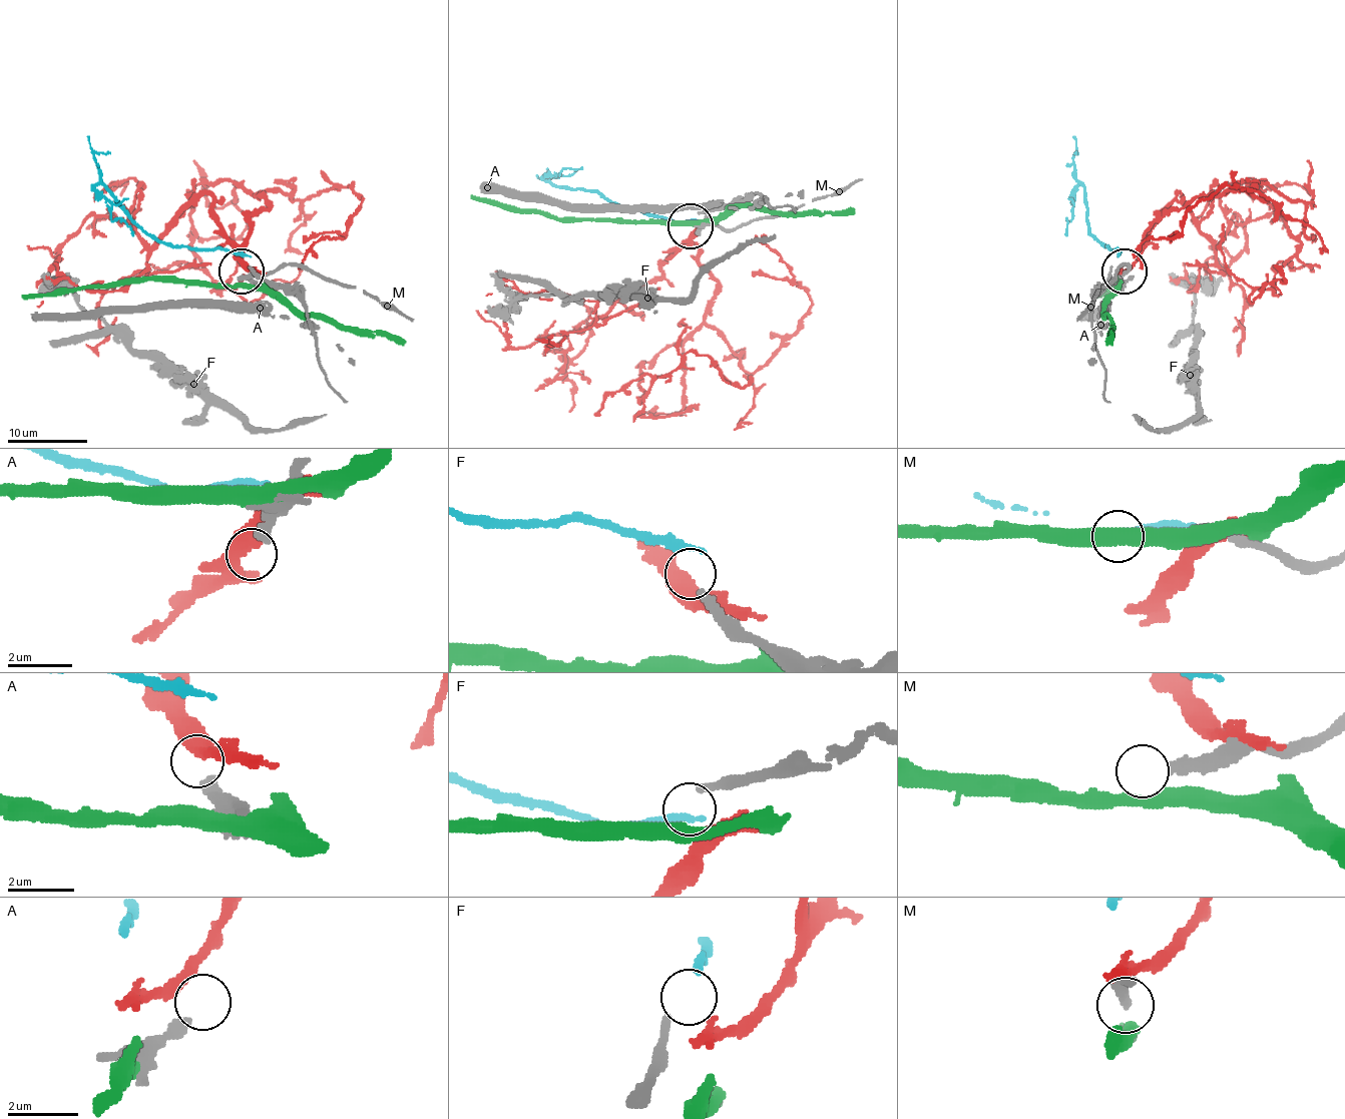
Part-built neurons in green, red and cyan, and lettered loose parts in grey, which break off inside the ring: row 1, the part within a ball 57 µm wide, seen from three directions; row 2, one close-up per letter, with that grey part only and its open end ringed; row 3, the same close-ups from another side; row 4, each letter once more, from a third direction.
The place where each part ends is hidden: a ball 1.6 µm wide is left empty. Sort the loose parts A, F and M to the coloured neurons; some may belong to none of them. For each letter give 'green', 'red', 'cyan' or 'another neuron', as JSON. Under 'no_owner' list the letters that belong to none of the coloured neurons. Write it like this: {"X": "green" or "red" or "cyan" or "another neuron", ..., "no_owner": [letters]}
{"A": "another neuron", "F": "another neuron", "M": "another neuron", "no_owner": ["A", "F", "M"]}

